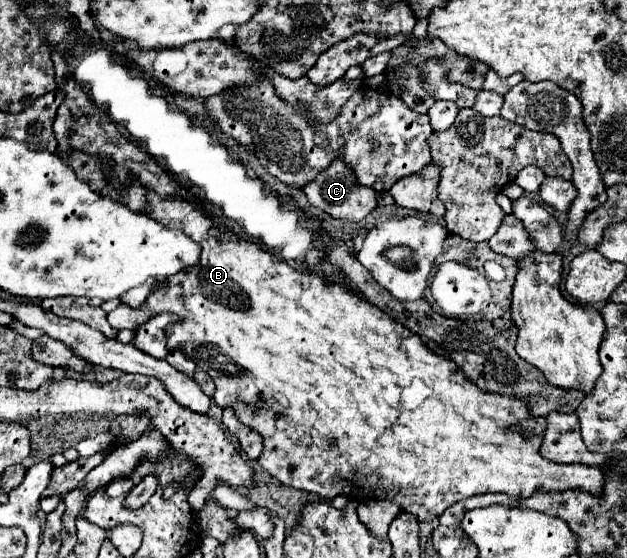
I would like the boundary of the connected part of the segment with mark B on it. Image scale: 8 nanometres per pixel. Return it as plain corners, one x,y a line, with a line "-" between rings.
72,149
72,153
60,155
66,165
70,165
74,169
74,173
86,181
96,193
106,195
126,207
130,207
132,211
140,211
146,213
148,217
152,217
154,221
170,227
170,229
182,229
188,237
194,237
194,241
202,247
200,251
200,261
198,265
178,271
176,275
170,275
162,281
156,281
152,287
150,297
138,307
132,309
126,303
120,303
114,311
108,313
108,323
114,329
138,329
142,323
150,321
152,317
156,317
158,313
172,313
176,315
180,321
172,323
166,327
166,339
168,339
168,351
182,351
188,359
196,361
196,365
206,371
214,385
216,391
212,395
214,403
222,409
232,409
234,415
238,417
238,421
242,421
244,425
250,425
250,429
254,429
262,439
264,439
264,449
258,457
258,463
262,465
262,469
266,469
272,477
276,477
280,483
290,485
294,489
302,489
308,493
316,493
324,499
334,499
338,495
348,495
350,499
358,499
358,501
370,501
370,499
382,499
382,501
392,501
396,505
400,505
404,511
416,515
416,519
432,519
432,517
440,517
444,513
444,509
448,509
450,505
454,505
460,499
472,497
472,495
480,495
480,493
506,493
510,497
530,497
534,491
538,491
540,487
544,487
546,491
566,491
566,489
586,489
594,495
602,493
602,483
604,483
604,471
596,469
596,467
588,467
588,465
560,465
554,461
544,459
538,451
540,451
540,443
542,437
532,437
532,439
524,439
514,427
516,423
520,423
522,419
530,417
526,405
520,399
510,399
504,395
496,395
496,393
484,393
480,391
474,383
470,383
460,367
440,355
434,355
418,335
410,333
406,327
402,327
400,323
392,321
386,313
382,313
378,307
370,305
368,301
364,301
360,295
348,291
344,285
338,285
334,281
330,281
328,277
320,275
320,273
310,273
310,271
302,271
298,267
292,267
290,263
286,263
284,259
278,261
276,255
272,255
268,249
260,247
258,243
250,243
246,239
240,239
234,231
230,229
222,229
222,237
210,237
210,229
214,229
216,221
206,215
204,211
200,211
194,203
190,201
182,201
182,197
166,197
166,201
162,201
162,197
158,197
158,193
142,193
142,189
138,189
138,185
134,185
134,189
126,189
126,193
118,193
118,189
114,189
114,185
110,185
110,181
106,183
106,169
102,165
102,161
98,161
96,157
90,157
90,153
82,153
80,149

